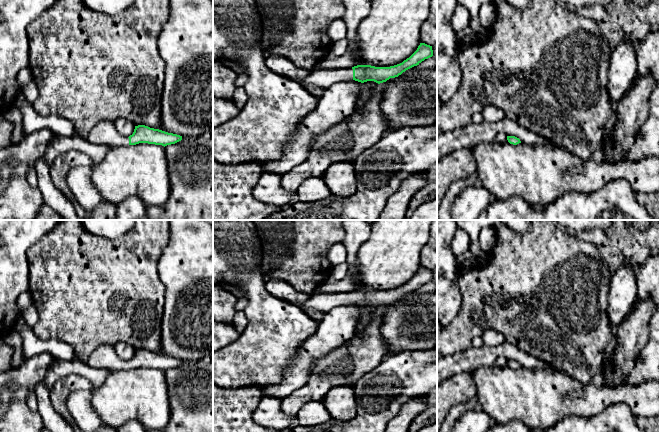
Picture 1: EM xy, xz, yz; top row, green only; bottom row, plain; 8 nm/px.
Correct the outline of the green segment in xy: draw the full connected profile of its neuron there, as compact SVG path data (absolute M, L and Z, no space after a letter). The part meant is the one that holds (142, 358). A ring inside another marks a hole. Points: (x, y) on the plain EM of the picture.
M102 345L84 363L93 368L104 368L112 371L136 369L139 367L162 369L165 371L181 365L182 360L145 349L138 349L135 350L132 359L123 361L117 356L114 345Z

